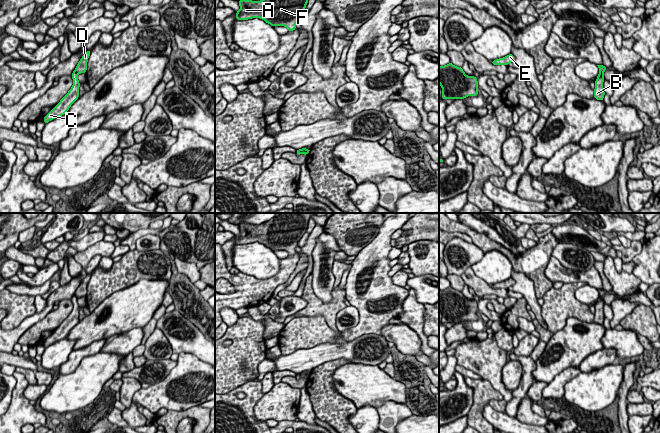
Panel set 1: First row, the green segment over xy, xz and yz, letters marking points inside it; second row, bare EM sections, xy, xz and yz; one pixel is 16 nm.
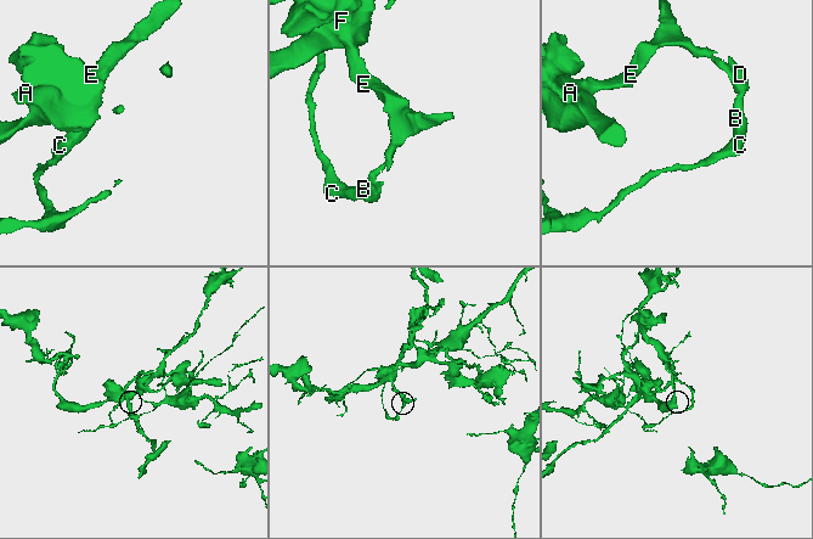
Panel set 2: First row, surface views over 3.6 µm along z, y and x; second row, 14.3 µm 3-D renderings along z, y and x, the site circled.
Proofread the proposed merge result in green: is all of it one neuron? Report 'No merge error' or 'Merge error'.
Merge error

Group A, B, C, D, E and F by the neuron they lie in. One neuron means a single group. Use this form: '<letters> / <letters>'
A D E F / B C

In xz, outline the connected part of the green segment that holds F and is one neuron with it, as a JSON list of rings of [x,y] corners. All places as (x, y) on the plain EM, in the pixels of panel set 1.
[[[276,213],[275,216],[260,224],[239,224],[240,234],[235,236],[237,244],[248,244],[252,242],[260,242],[272,251],[284,250],[288,252],[288,256],[296,253],[298,241],[306,233],[309,222],[309,213]]]

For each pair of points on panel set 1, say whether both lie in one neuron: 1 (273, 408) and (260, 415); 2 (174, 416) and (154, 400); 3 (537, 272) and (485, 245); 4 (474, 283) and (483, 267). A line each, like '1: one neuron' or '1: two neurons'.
1: one neuron
2: two neurons
3: one neuron
4: two neurons

